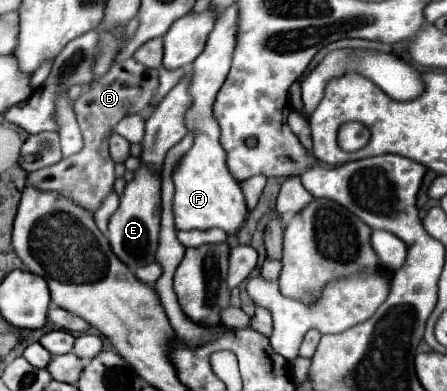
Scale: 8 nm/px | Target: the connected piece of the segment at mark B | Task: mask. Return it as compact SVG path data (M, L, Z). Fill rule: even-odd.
M135 59L121 61L113 65L103 77L97 77L75 101L75 117L83 133L83 149L67 159L61 159L57 165L27 173L27 185L39 191L55 191L65 199L73 201L75 205L83 207L89 213L95 213L103 199L113 191L115 171L113 161L109 157L109 137L113 135L115 125L133 113L141 113L149 107L151 97L159 87L159 73L157 69L149 69L139 65Z

